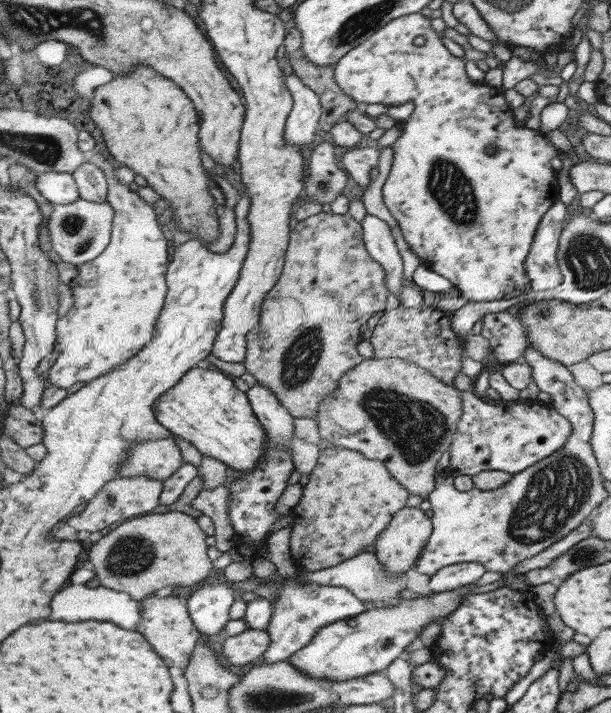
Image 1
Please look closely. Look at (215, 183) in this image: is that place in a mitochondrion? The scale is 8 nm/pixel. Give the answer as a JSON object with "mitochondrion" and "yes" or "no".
{"mitochondrion":"no"}

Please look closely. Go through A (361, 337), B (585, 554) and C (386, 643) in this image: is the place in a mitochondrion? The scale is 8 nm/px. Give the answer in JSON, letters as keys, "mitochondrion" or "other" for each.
{"A":"other","B":"mitochondrion","C":"mitochondrion"}

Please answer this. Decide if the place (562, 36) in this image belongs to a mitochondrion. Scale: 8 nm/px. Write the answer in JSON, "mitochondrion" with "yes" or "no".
{"mitochondrion":"no"}

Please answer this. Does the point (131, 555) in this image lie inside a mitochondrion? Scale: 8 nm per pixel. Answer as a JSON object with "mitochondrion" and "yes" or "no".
{"mitochondrion":"yes"}

